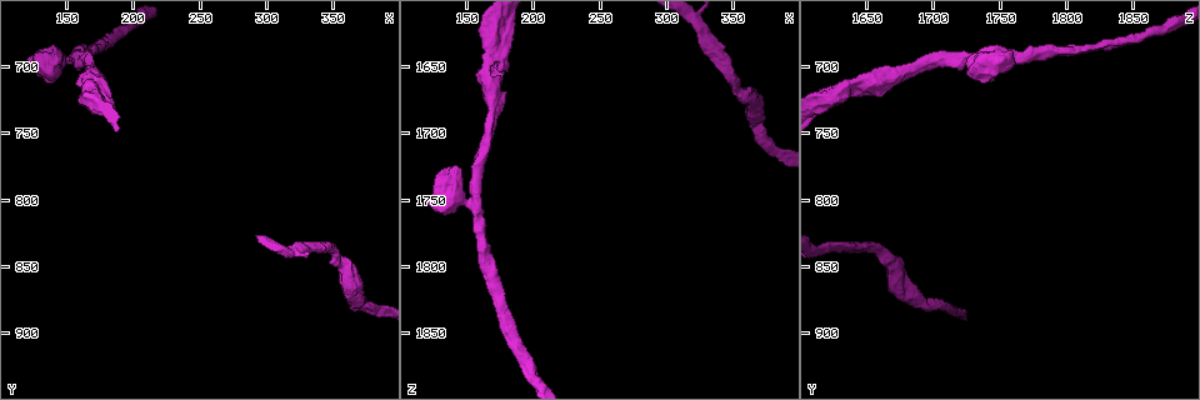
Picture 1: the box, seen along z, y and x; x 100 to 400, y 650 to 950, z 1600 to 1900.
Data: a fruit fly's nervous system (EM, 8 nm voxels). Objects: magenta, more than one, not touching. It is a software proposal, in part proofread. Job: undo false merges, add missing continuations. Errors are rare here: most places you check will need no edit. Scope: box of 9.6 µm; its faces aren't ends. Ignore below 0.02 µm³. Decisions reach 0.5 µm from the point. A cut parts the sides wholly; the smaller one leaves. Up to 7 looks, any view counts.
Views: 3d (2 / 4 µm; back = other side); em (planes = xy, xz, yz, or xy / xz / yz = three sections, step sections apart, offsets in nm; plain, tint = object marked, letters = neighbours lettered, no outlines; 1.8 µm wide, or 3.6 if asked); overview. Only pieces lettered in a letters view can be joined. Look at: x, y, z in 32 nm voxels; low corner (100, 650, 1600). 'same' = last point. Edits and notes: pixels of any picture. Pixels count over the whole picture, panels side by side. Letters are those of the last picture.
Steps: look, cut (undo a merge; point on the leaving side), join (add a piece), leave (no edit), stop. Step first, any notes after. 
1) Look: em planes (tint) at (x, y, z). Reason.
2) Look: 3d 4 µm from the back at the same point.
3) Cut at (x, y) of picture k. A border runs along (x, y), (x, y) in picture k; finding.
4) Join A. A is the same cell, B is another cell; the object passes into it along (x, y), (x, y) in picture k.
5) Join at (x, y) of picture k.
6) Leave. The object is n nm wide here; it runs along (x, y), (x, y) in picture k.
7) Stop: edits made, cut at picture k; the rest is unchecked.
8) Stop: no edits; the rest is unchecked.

Look: em xy step 16 (letters) at (368, 880, 1690). Thick turns thin.

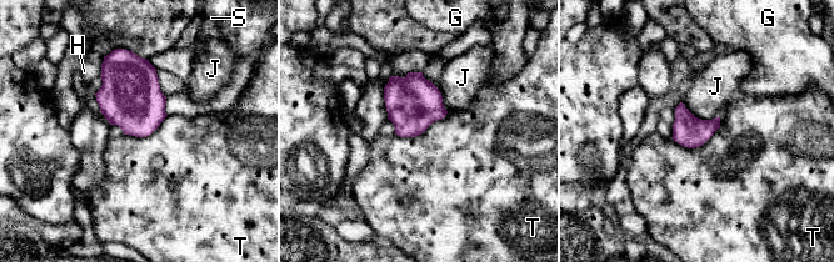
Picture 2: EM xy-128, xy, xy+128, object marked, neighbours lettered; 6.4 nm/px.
Look: em planes (letters) at the same point. Another direction.

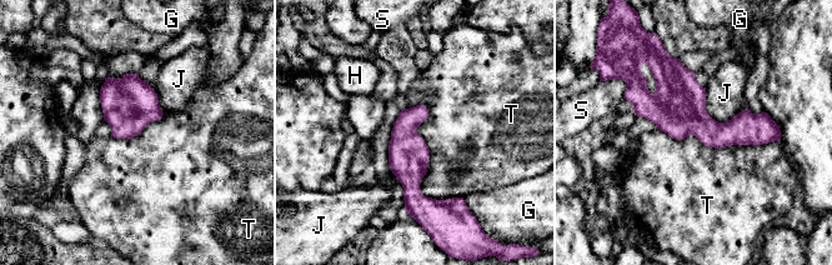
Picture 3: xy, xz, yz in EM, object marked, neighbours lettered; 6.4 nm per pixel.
Leave. G, H, J, S and T are other cells; it runs along (630, 98), (676, 106), (706, 129), (770, 128) in picture 3; continuous, no second neuron.

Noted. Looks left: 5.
Look: 3d 4 µm at (150, 692, 1750). Abrupt turn.

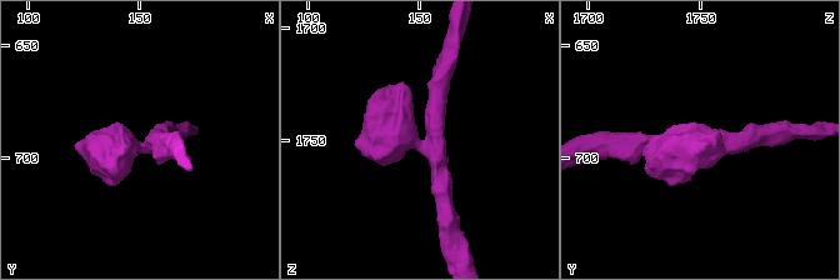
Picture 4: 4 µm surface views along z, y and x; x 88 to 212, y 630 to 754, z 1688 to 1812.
Look: em 3.6 µm planes (plain) at (148, 694, 1748).

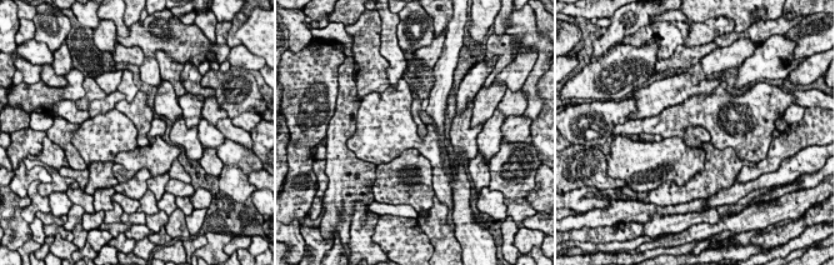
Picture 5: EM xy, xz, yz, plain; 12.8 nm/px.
Look: em 3.6 µm planes (letters) at the same point.

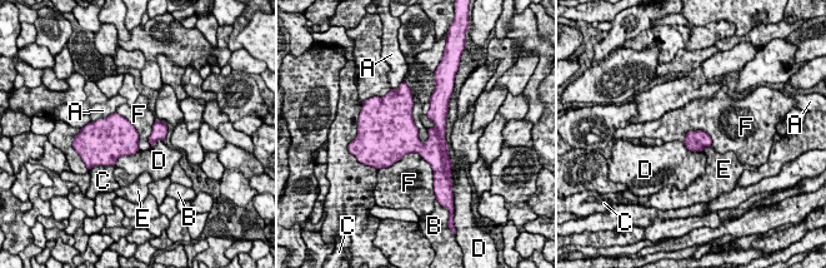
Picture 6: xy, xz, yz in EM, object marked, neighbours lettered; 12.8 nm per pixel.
Leave. A, B, C, D, E and F are other cells; a border runs along (385, 168), (417, 153), (434, 178) in picture 6; one neuron here.

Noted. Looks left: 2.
Look: em planes (letters) at (164, 706, 1646). Branch stops here.

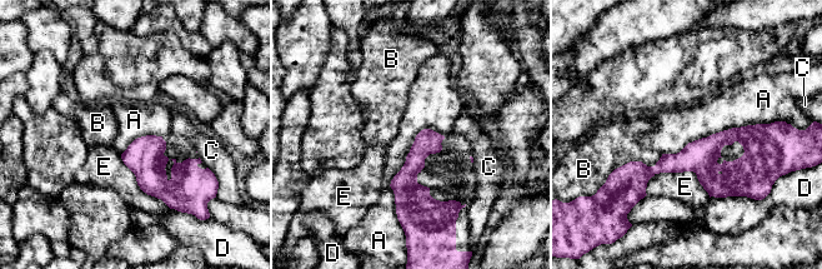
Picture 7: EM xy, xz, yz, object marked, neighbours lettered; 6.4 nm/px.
Leave. A, B, C, D and E are other cells; it runs along (765, 126), (701, 157), (623, 170) in picture 7; none of them fits.

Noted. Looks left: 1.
Stop: no edits; the rest is unchecked.

